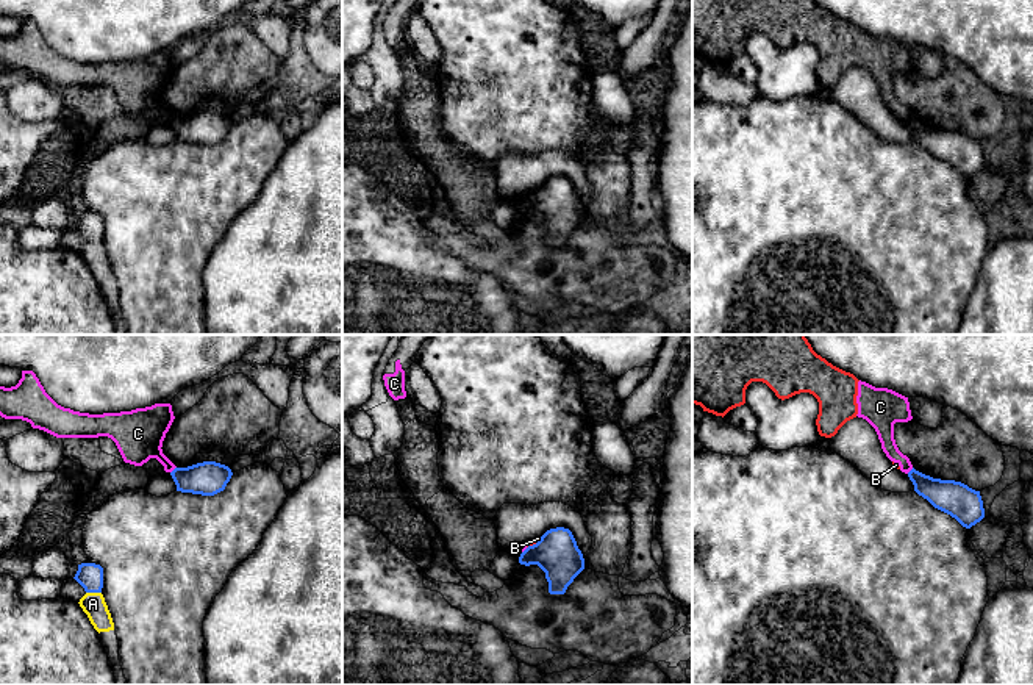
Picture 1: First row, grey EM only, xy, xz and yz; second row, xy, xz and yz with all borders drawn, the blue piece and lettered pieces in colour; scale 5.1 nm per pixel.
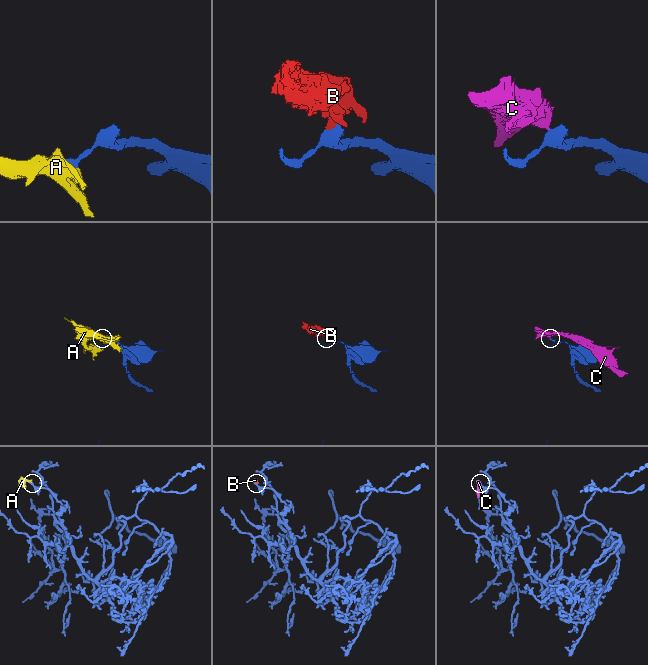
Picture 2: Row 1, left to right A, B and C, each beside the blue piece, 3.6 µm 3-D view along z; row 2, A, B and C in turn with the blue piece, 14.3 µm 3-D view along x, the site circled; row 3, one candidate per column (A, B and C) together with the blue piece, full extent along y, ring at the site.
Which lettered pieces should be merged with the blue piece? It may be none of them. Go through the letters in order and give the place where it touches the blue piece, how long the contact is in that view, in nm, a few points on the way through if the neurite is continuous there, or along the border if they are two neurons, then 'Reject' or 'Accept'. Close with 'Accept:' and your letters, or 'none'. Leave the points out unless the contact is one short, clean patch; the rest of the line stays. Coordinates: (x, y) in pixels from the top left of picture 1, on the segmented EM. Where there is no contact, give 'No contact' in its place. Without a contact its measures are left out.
A: Touches blue at xy (94, 591). Shared border 80 nm. Reject
B: Touches blue at xz (533, 545). Shared border 100 nm. Boundary: xz (541, 537), (527, 548). Reject
C: Touches blue at xy (174, 469). Shared border 50 nm. Boundary: xy (175, 466), (171, 473). Reject
Accept: none

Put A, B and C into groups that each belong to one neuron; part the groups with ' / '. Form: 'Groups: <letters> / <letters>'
Groups: A / B C

